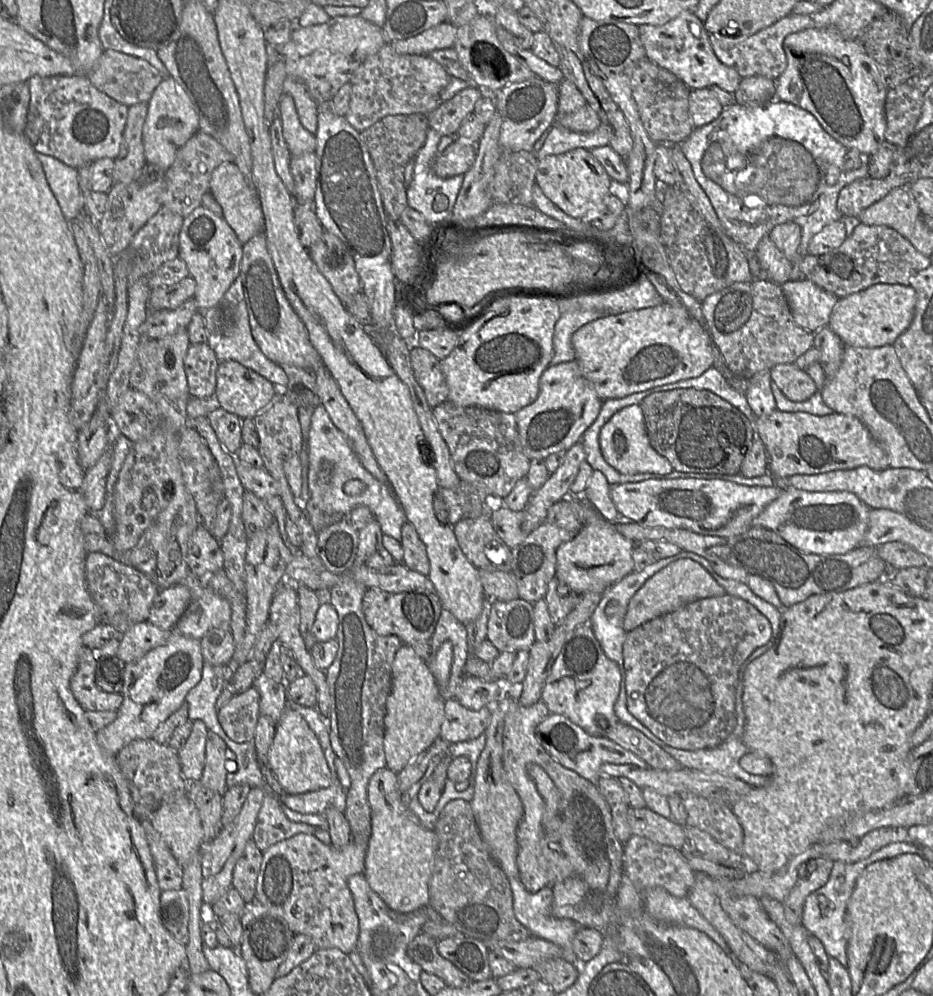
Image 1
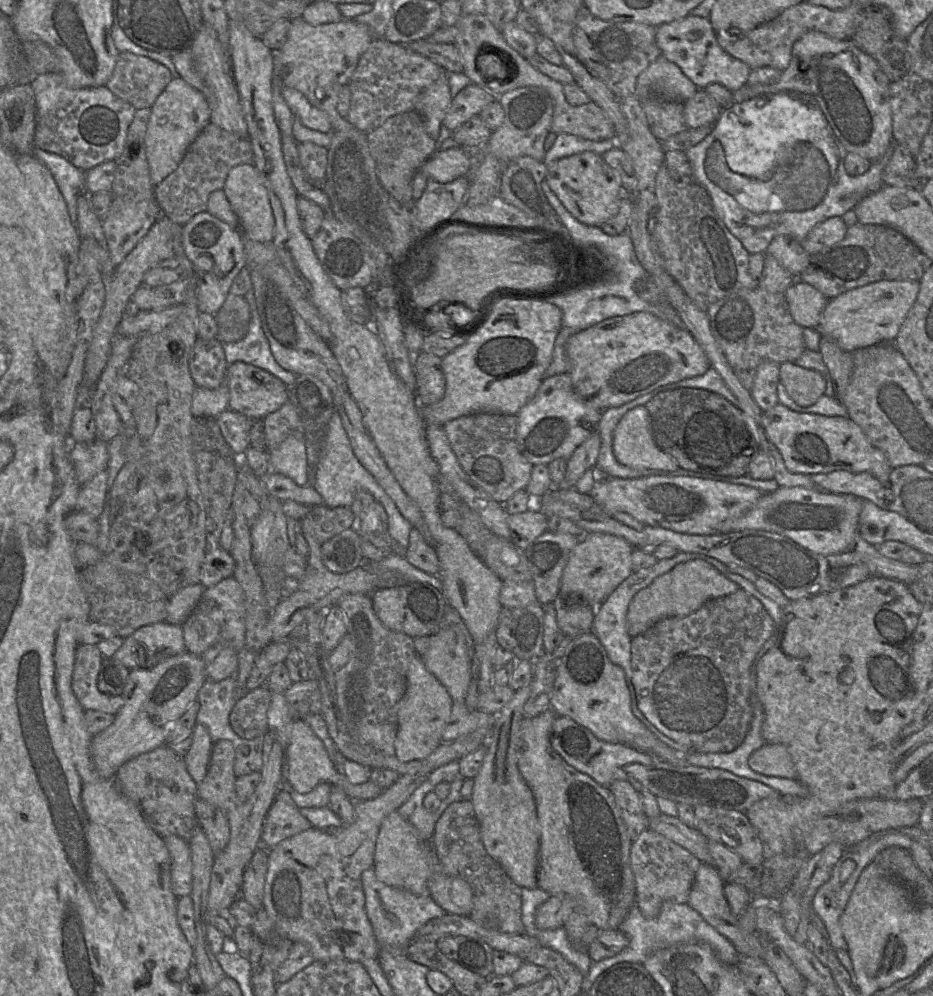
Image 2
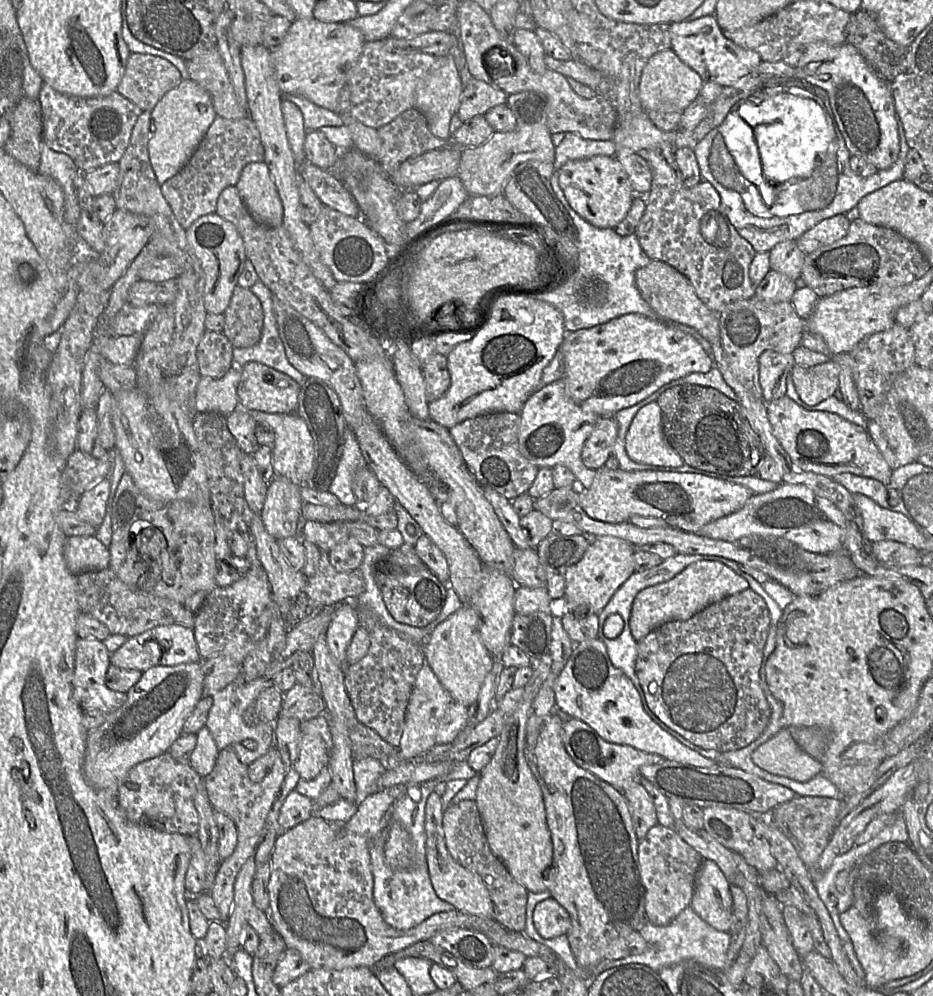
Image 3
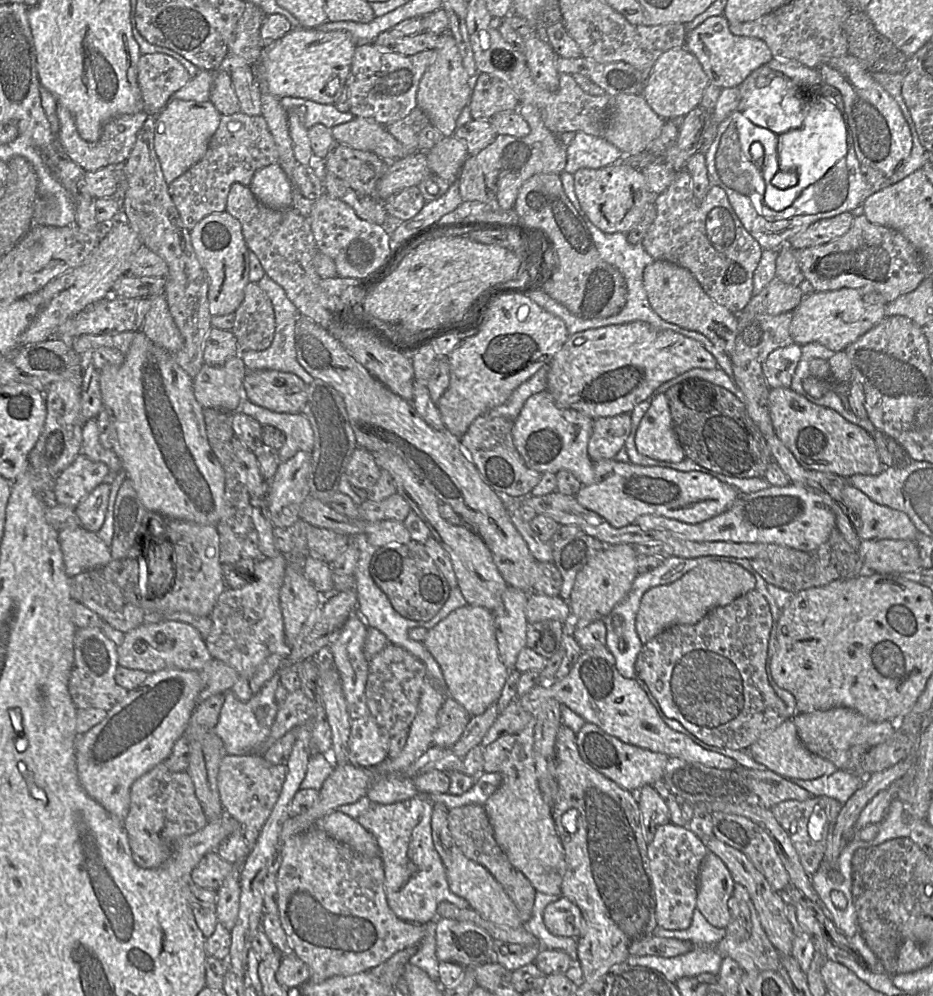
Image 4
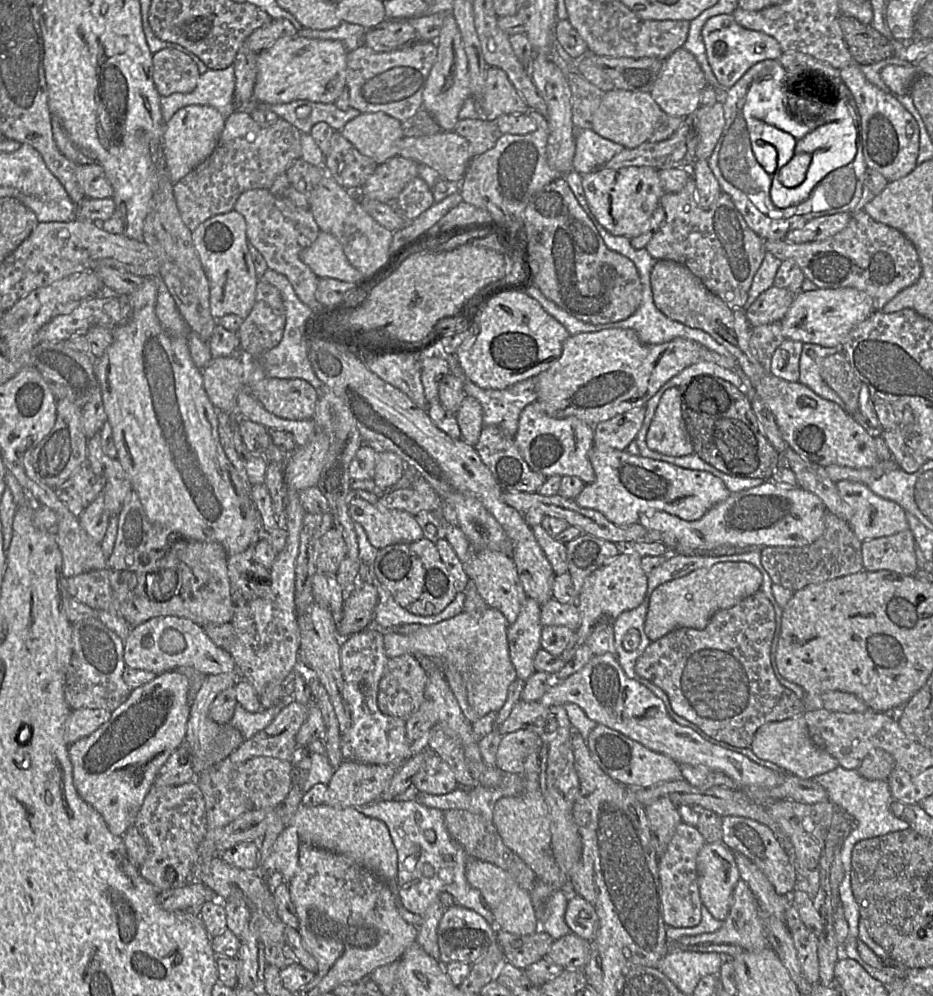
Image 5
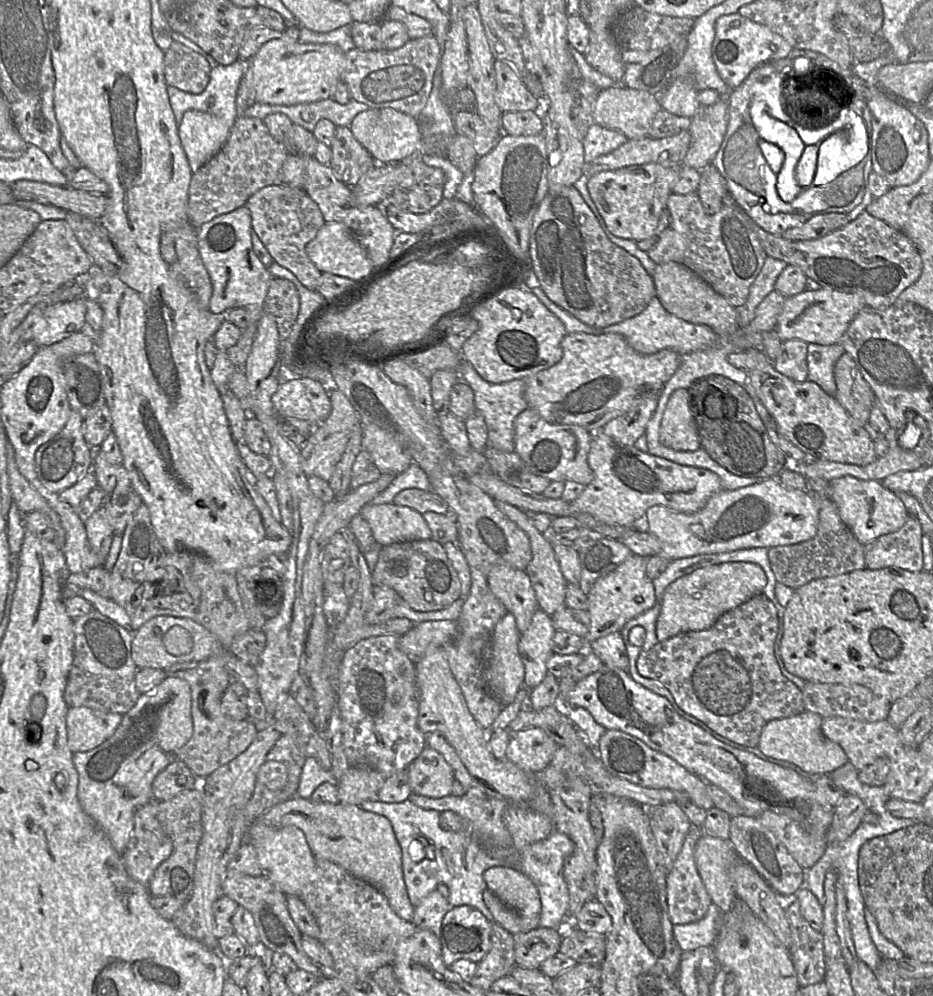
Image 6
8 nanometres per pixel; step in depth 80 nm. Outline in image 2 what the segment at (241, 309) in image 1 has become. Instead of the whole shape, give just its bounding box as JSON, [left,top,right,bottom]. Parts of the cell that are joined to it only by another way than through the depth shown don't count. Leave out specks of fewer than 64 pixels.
[223,291,296,385]

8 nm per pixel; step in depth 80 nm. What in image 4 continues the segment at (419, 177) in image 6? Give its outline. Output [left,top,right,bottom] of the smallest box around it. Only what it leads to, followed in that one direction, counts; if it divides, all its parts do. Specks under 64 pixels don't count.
[383,186,427,226]

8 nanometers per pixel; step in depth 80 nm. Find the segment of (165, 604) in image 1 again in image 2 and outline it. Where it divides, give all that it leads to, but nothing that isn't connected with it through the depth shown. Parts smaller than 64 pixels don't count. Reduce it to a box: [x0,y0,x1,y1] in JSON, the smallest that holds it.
[165,584,204,625]

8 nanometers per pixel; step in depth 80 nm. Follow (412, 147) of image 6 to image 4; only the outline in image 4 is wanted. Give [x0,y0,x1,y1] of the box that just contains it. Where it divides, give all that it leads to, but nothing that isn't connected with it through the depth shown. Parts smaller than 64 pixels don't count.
[331,117,385,152]

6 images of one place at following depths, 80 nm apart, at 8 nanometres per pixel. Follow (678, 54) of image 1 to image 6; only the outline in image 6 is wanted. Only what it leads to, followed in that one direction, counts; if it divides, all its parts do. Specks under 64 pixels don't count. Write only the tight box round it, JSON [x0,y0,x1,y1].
[712,12,793,89]

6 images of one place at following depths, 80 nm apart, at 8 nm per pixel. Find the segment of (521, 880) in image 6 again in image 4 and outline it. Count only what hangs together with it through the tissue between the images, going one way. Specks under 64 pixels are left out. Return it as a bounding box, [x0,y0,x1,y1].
[431,803,525,928]

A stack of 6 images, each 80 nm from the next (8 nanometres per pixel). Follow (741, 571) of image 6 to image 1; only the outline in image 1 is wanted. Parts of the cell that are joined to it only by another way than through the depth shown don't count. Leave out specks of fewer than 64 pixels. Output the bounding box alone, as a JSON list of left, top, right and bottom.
[623,559,725,633]

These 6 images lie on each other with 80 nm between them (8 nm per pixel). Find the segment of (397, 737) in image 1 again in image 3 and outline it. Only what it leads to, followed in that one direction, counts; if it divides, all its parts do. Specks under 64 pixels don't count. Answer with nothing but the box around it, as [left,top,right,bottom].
[399,663,453,760]

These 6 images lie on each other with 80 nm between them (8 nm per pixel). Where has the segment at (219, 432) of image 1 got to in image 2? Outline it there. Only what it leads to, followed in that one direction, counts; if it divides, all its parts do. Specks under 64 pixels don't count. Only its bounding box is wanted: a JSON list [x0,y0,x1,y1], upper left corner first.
[215,409,251,455]

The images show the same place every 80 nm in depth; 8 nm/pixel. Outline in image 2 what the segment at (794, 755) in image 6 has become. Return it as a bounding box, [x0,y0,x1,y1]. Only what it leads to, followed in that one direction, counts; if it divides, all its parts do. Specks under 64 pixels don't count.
[748,743,797,779]

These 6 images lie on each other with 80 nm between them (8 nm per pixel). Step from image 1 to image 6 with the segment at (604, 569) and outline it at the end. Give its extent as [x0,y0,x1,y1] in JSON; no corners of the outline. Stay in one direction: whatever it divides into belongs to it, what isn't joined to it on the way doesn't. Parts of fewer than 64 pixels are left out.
[582,554,657,651]

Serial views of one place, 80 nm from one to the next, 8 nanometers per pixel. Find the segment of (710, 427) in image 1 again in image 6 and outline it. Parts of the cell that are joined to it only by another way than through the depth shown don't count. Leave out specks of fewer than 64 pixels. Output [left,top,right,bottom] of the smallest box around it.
[687,375,790,480]

